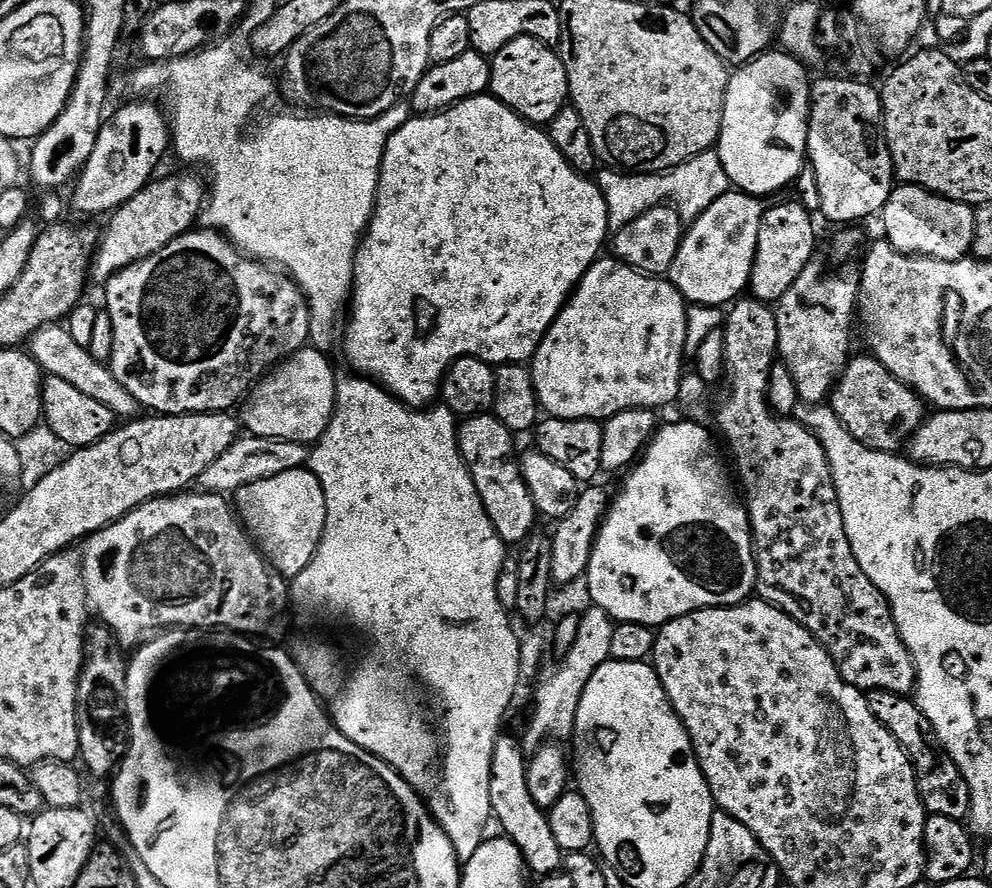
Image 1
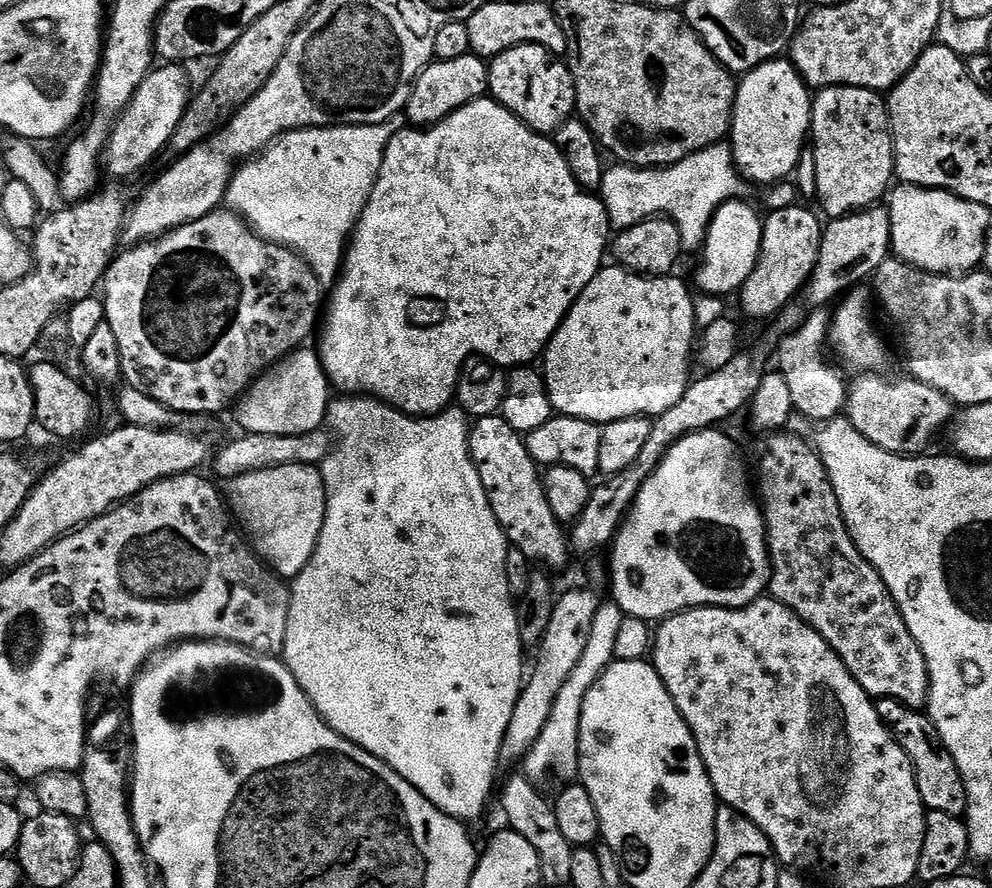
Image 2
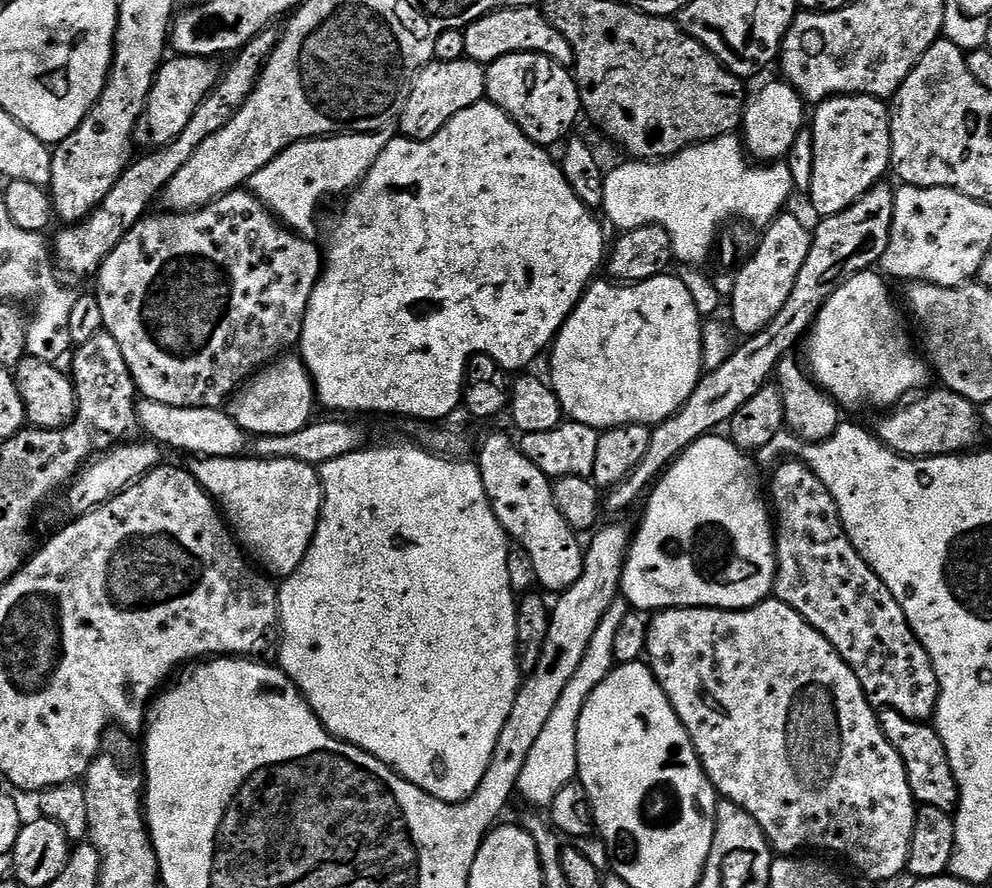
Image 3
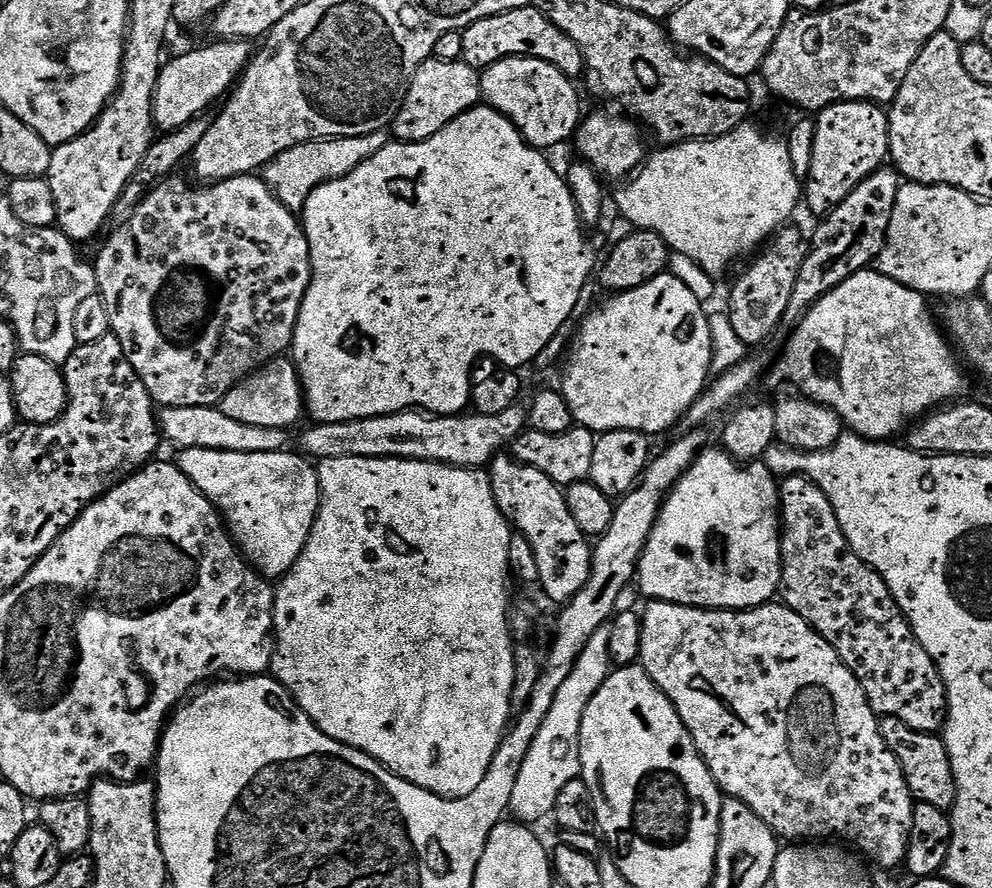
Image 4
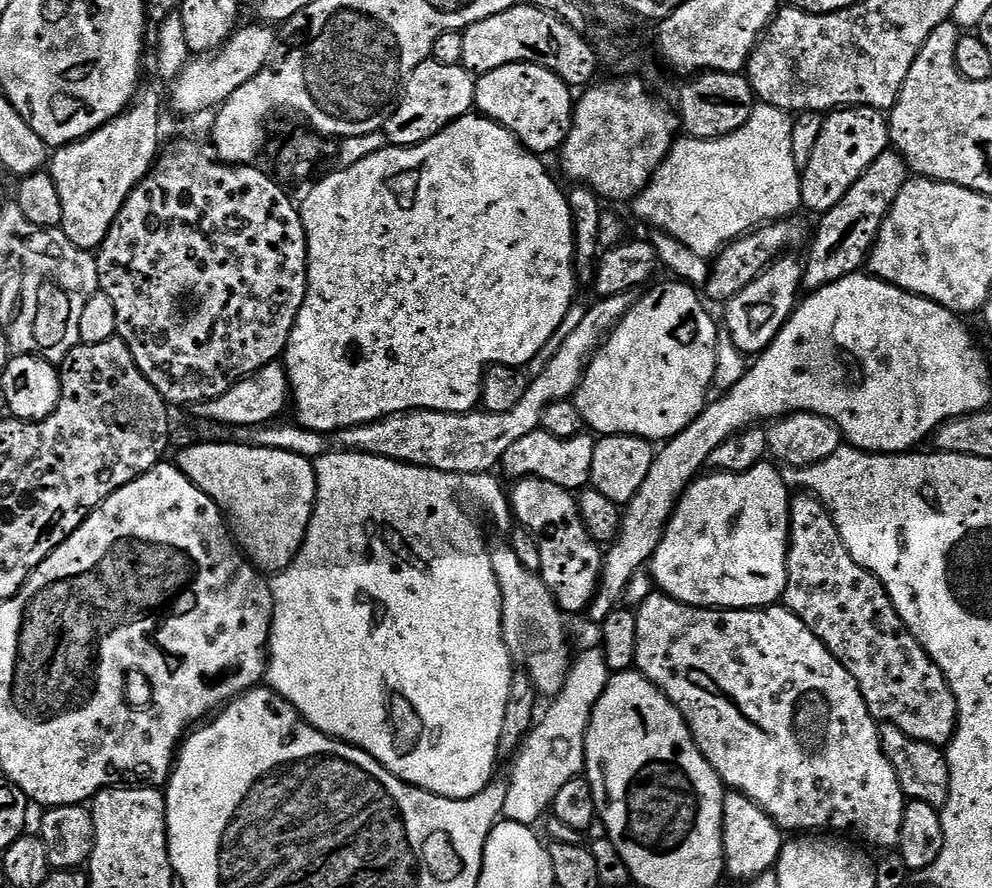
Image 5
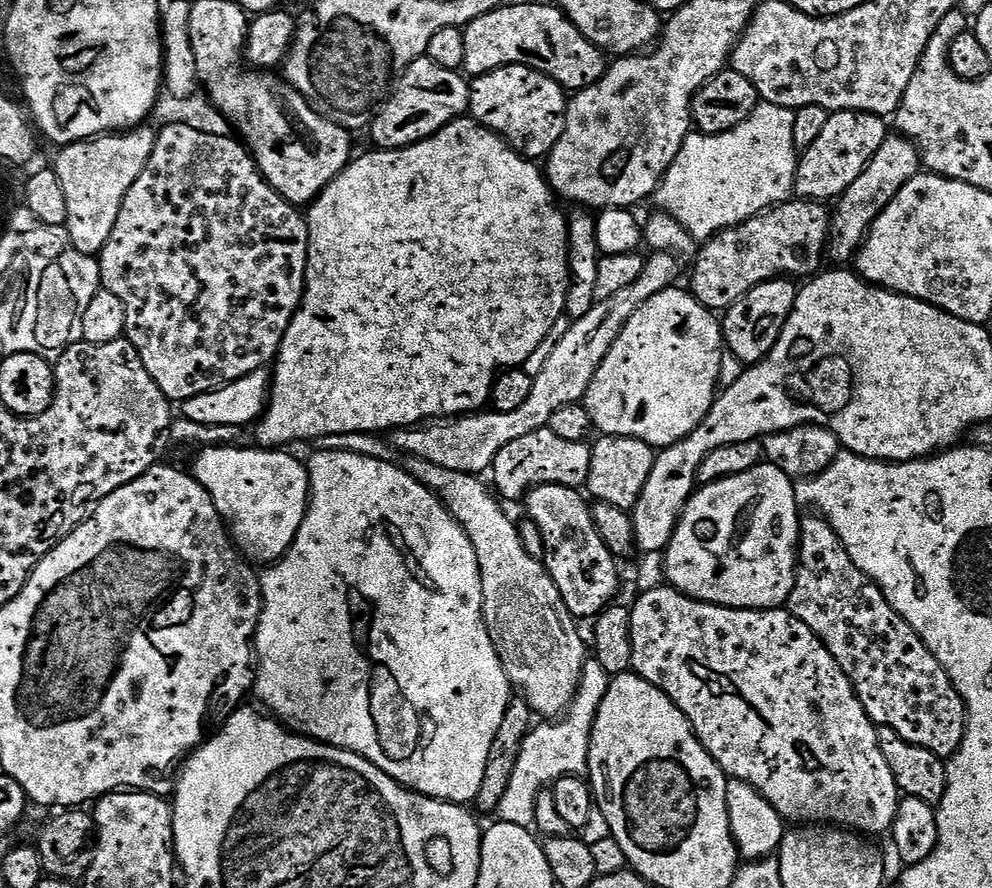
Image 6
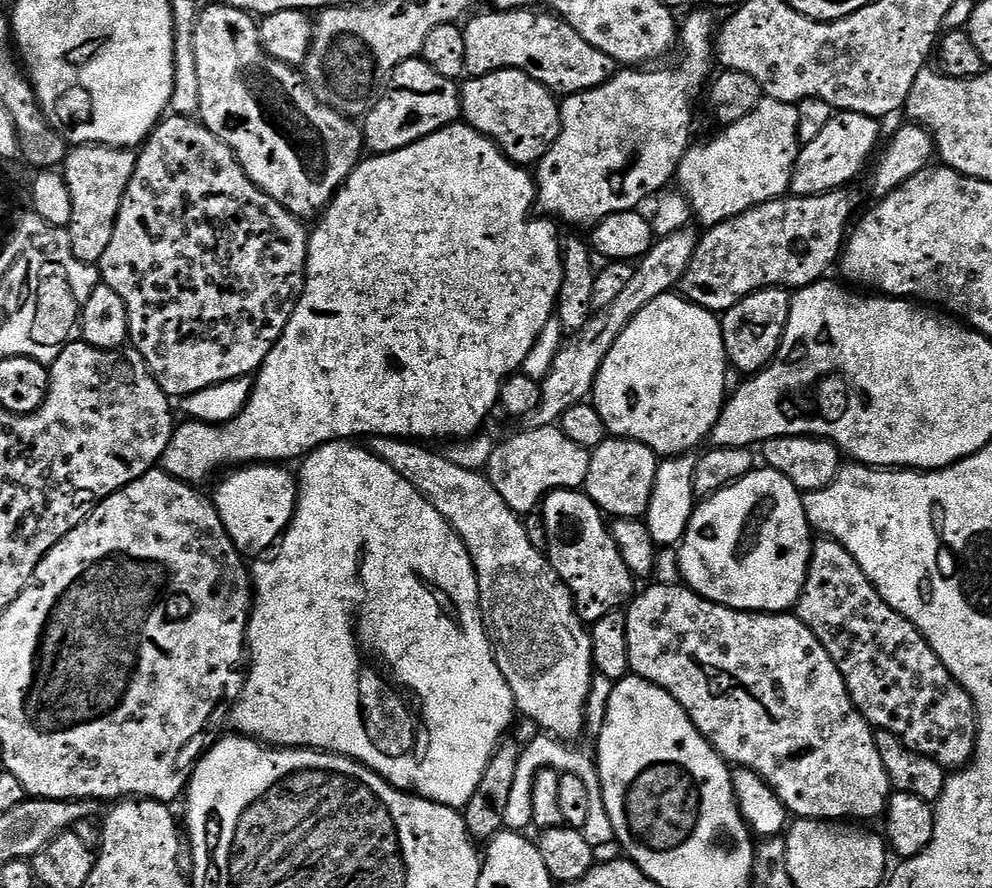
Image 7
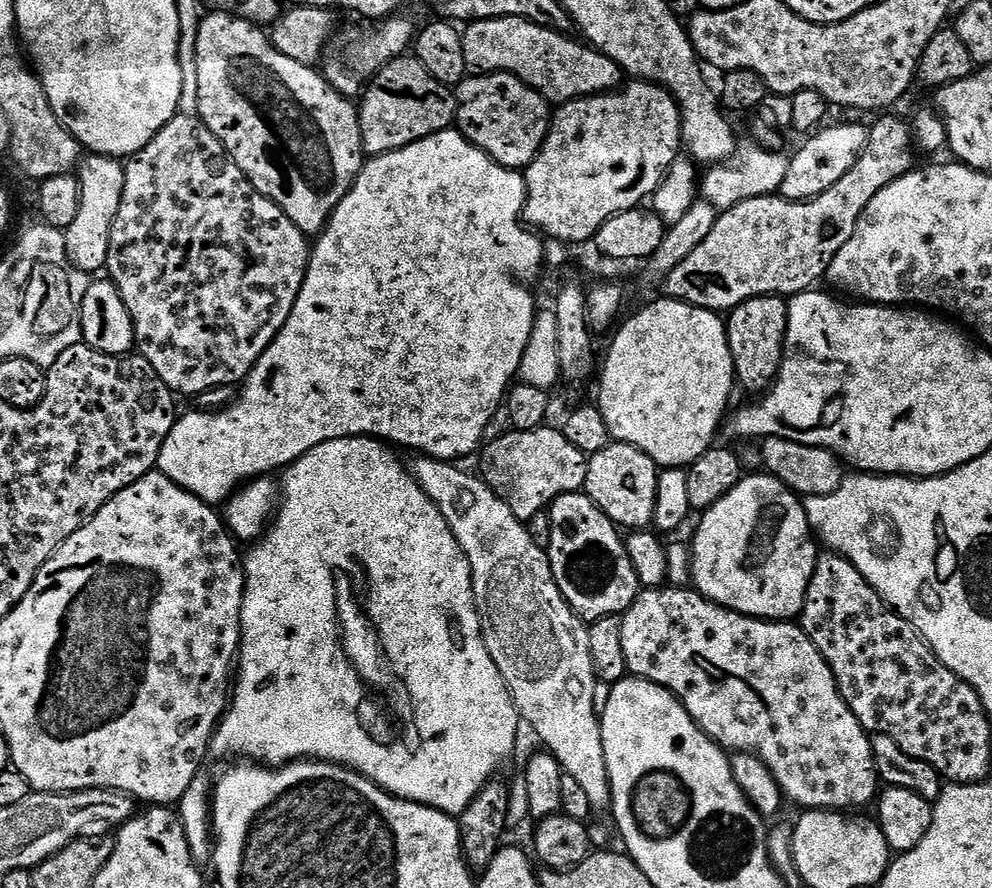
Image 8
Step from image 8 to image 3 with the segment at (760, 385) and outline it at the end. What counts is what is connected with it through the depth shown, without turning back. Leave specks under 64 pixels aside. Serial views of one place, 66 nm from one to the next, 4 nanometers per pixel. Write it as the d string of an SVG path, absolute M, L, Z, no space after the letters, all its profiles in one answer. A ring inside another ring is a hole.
M781 214L763 229L760 245L756 253L739 265L740 273L735 273L732 281L730 299L732 299L732 324L741 332L741 337L757 336L774 317L778 310L786 306L786 298L798 282L798 270L806 263L812 245L812 232L796 216Z

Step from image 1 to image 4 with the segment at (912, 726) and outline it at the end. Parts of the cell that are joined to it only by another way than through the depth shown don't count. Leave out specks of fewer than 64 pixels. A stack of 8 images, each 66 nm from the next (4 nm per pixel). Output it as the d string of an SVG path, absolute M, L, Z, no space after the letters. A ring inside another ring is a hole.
M889 716L880 720L880 733L882 742L886 742L890 754L898 758L898 766L902 766L902 774L906 778L906 786L910 790L913 801L916 804L938 806L938 810L943 812L951 810L956 804L956 783L943 735L914 730L906 726L906 722Z

